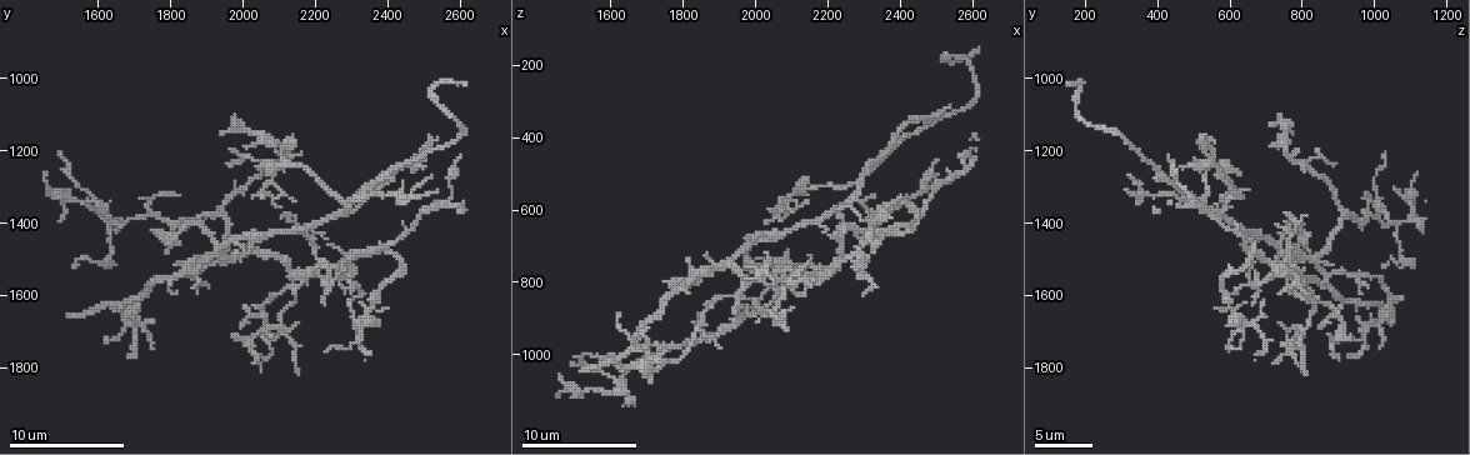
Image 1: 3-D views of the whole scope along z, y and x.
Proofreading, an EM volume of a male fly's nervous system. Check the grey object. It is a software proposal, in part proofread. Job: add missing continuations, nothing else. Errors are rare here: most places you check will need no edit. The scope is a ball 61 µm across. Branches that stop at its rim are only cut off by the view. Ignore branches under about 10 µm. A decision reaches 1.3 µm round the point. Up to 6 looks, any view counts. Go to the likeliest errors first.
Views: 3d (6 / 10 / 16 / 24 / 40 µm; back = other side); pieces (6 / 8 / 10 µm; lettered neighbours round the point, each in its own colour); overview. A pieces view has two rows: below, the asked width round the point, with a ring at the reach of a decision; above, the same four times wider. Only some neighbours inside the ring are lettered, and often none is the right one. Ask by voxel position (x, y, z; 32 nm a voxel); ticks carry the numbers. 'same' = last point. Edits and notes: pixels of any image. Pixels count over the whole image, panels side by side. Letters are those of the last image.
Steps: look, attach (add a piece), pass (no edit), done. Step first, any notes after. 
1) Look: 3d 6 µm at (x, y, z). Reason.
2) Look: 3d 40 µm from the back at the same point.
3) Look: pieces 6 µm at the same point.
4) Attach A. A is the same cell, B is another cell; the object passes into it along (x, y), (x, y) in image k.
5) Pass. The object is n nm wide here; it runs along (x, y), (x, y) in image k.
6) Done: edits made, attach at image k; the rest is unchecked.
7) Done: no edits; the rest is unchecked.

Look: pieces 6 µm at (2150, 1180, 510). Branch stops here.

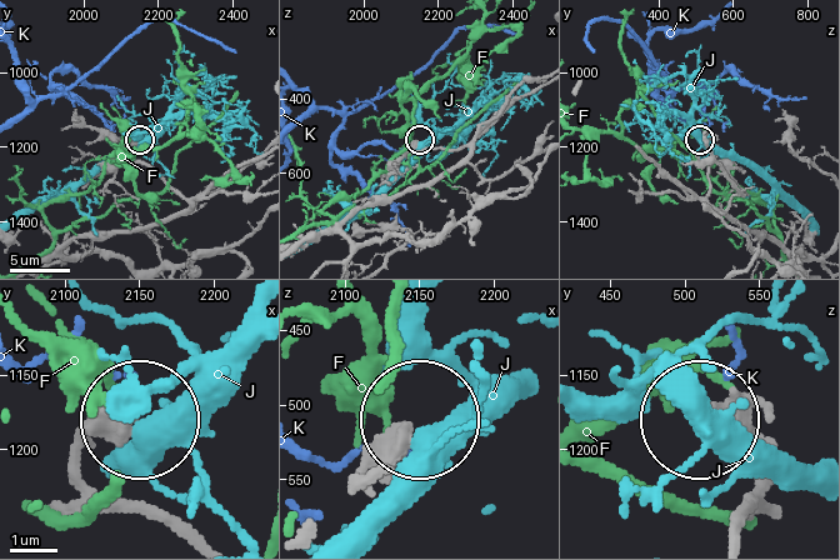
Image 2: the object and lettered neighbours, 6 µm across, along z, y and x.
Pass. F, J and K are other cells; it runs along (365, 475), (354, 479), (410, 424) in image 2; none of them fits.

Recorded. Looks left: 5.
Look: pieces 6 µm at (2040, 1790, 720). Free end.

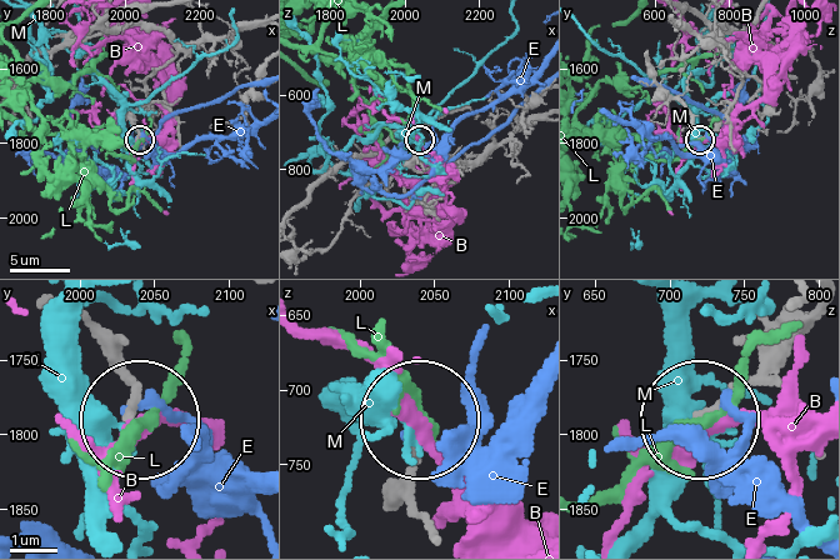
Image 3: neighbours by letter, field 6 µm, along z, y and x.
Pass. The object is 160 nm wide here; B, E, L and M are other cells; it runs along (816, 309), (700, 413) in image 3; none of them fits.

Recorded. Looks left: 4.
Look: pieces 10 µm at (1750, 1430, 790). An open end.

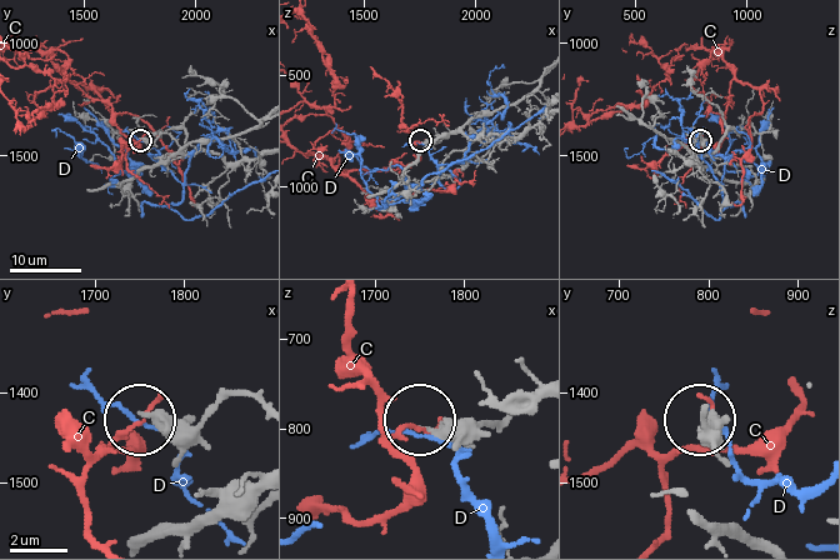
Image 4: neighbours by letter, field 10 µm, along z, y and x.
Pass. C and D are other cells; it runs along (199, 141), (181, 145), (165, 134), (151, 141), (141, 139) in image 4; no lettered piece goes on from it.

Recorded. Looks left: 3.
Done: no edits; the rest is unchecked.

